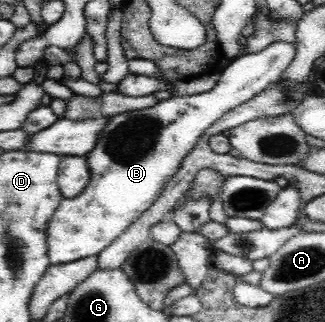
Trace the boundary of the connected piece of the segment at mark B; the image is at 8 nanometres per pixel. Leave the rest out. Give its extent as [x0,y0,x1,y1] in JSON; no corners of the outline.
[46,42,298,265]

